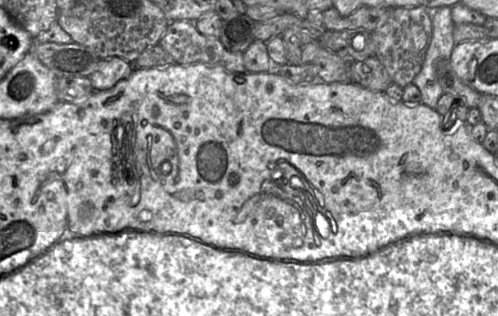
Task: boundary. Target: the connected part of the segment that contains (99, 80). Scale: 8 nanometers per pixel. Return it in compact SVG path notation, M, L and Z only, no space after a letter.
M109 57L100 59L89 79L94 91L105 91L113 88L119 81L128 78L134 70L134 65L123 58Z

